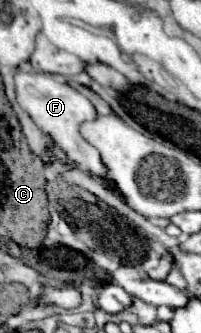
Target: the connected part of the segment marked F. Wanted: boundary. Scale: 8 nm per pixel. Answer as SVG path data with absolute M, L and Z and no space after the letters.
M18 72L16 74L16 100L22 106L22 110L28 112L28 116L40 128L40 132L44 136L48 136L66 154L66 158L78 166L78 170L82 170L84 174L88 174L90 178L94 178L96 182L100 182L104 186L110 184L110 182L106 182L108 170L100 158L100 152L92 144L88 144L78 132L82 122L94 120L98 116L94 104L84 94L74 90L66 82L56 82L50 74Z

